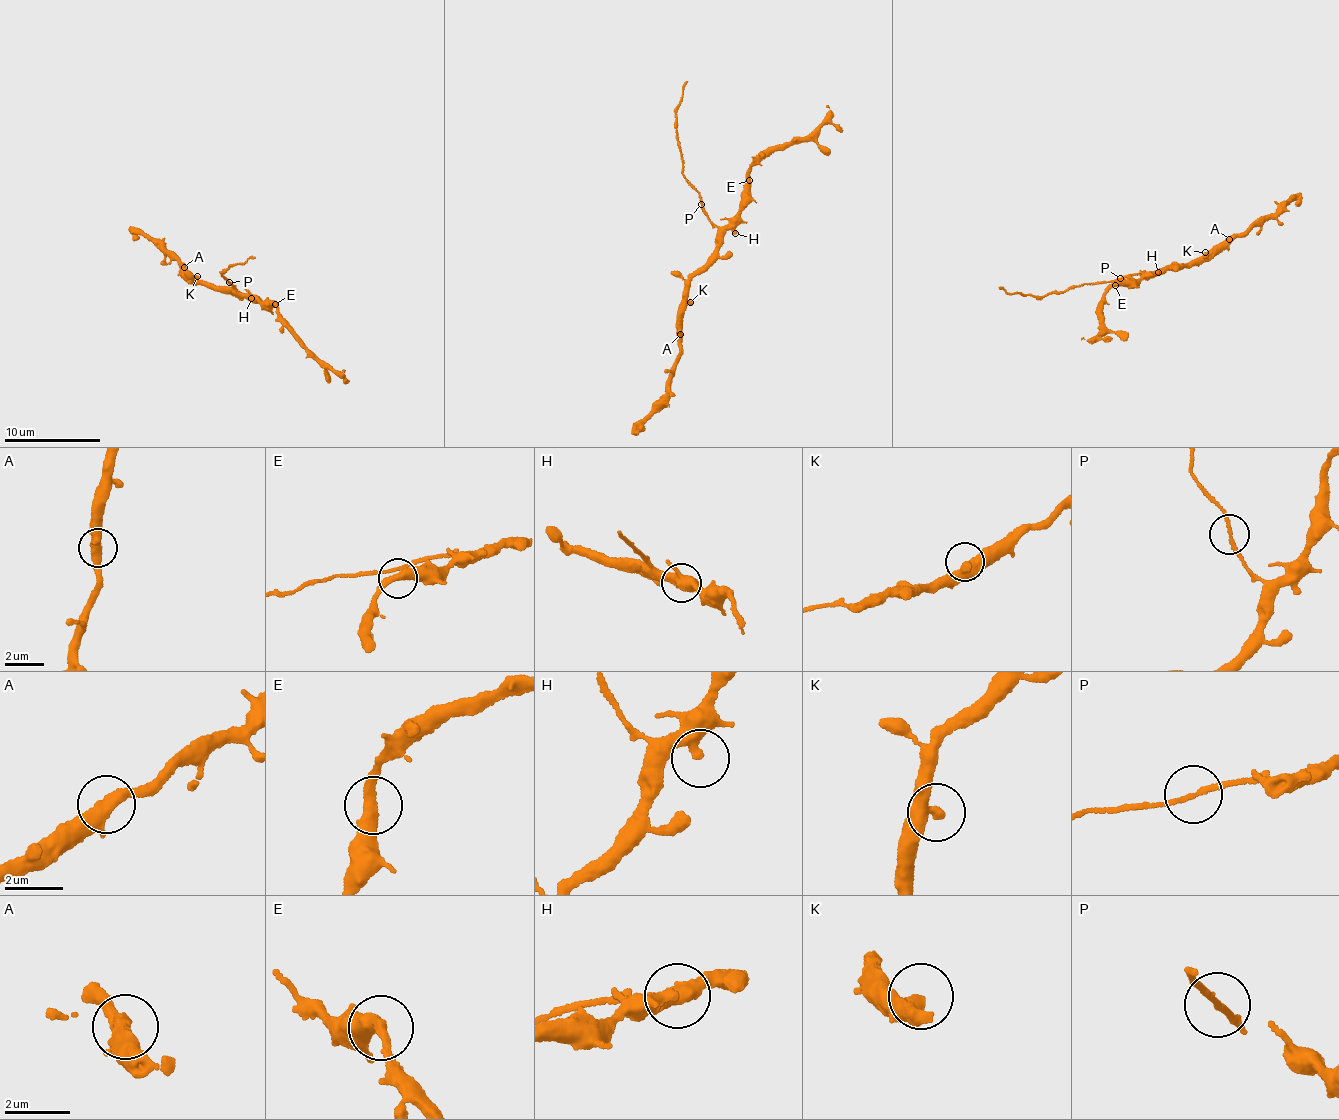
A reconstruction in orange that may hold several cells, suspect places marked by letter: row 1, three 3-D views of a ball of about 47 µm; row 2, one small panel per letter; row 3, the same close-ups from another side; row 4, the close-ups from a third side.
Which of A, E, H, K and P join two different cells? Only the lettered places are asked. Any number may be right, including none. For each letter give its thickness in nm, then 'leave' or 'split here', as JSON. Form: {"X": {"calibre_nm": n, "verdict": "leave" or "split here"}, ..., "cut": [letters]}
{"A": {"calibre_nm": 460, "verdict": "leave"}, "E": {"calibre_nm": 400, "verdict": "leave"}, "H": {"calibre_nm": 300, "verdict": "leave"}, "K": {"calibre_nm": 280, "verdict": "leave"}, "P": {"calibre_nm": 160, "verdict": "split here"}, "cut": ["P"]}

